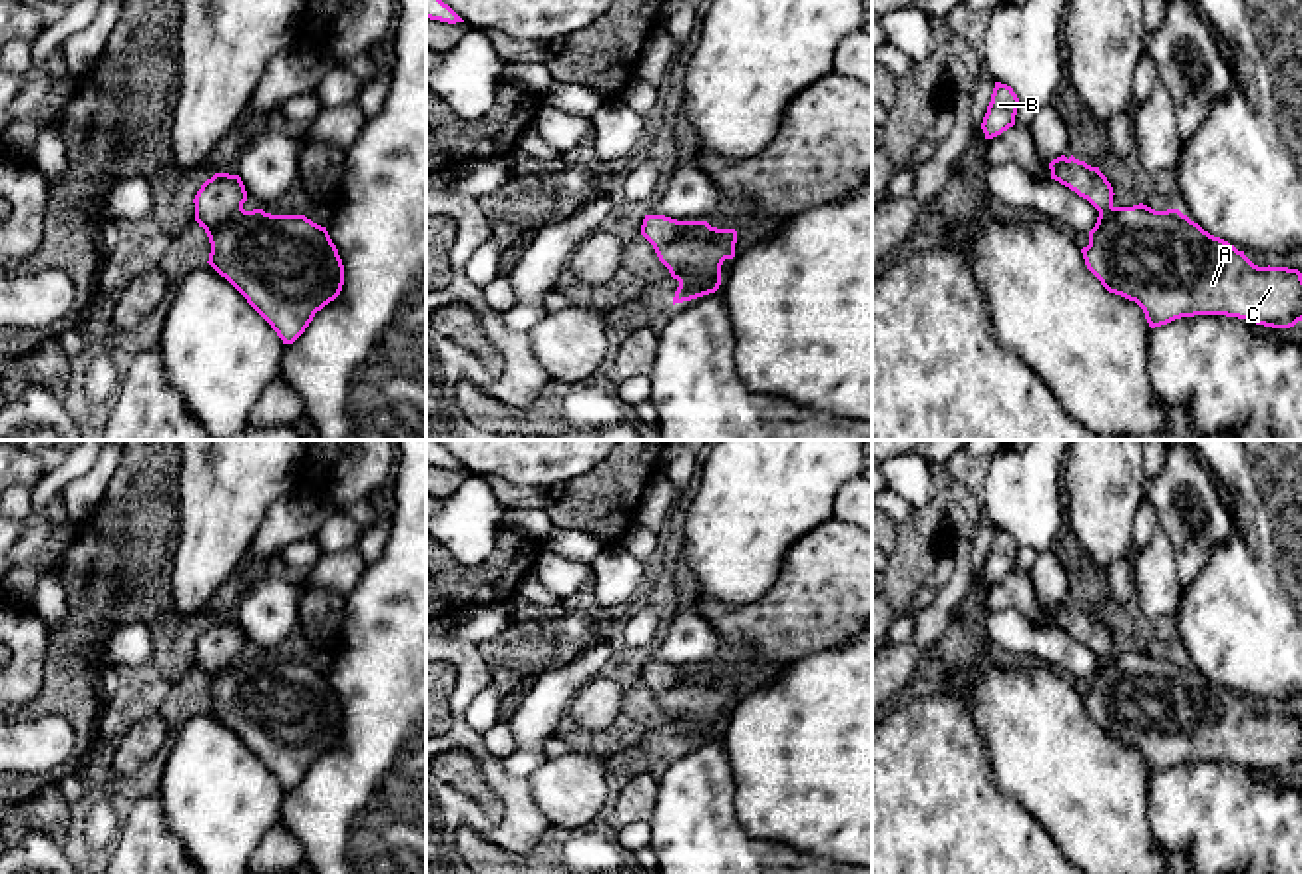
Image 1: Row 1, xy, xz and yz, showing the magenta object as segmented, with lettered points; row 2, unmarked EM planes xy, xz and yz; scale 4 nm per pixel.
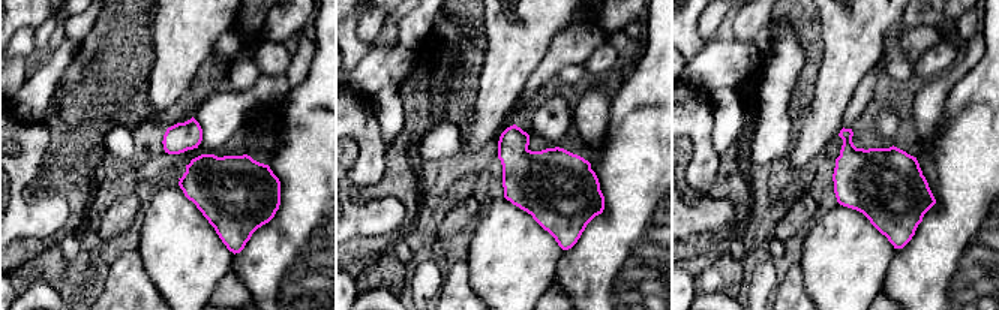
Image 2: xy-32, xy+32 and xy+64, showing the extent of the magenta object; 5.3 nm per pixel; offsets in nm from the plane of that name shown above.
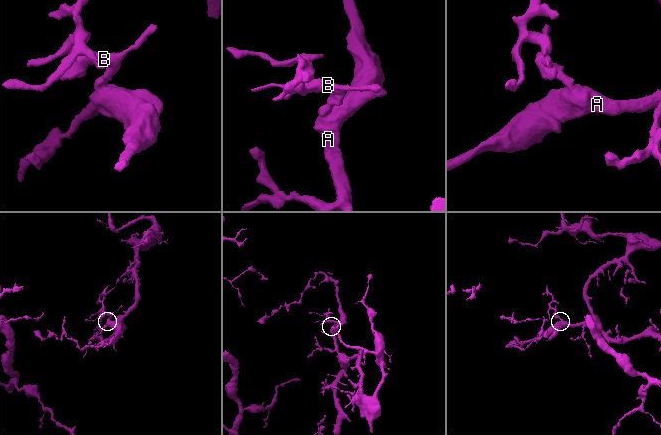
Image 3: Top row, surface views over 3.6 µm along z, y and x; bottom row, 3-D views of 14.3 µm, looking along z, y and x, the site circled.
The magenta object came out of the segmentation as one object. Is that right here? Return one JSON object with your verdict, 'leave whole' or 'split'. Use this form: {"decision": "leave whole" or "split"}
{"decision": "leave whole"}

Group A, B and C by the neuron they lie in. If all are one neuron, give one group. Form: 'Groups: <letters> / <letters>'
Groups: A B C

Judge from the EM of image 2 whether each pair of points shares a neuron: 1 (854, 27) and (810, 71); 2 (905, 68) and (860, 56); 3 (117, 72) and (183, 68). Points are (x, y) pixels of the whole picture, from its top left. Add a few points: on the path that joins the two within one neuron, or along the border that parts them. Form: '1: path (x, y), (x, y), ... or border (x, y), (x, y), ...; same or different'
1: border (821, 24), (822, 62), (812, 95); different
2: border (896, 26), (885, 35), (879, 57); different
3: border (152, 33), (152, 105); different

